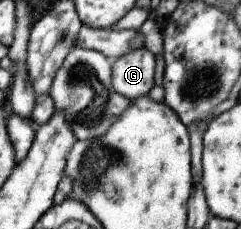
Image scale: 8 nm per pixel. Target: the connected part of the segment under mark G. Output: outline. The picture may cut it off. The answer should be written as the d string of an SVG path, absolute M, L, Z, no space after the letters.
M145 47L131 51L111 64L113 90L130 101L148 96L154 87L155 56Z

